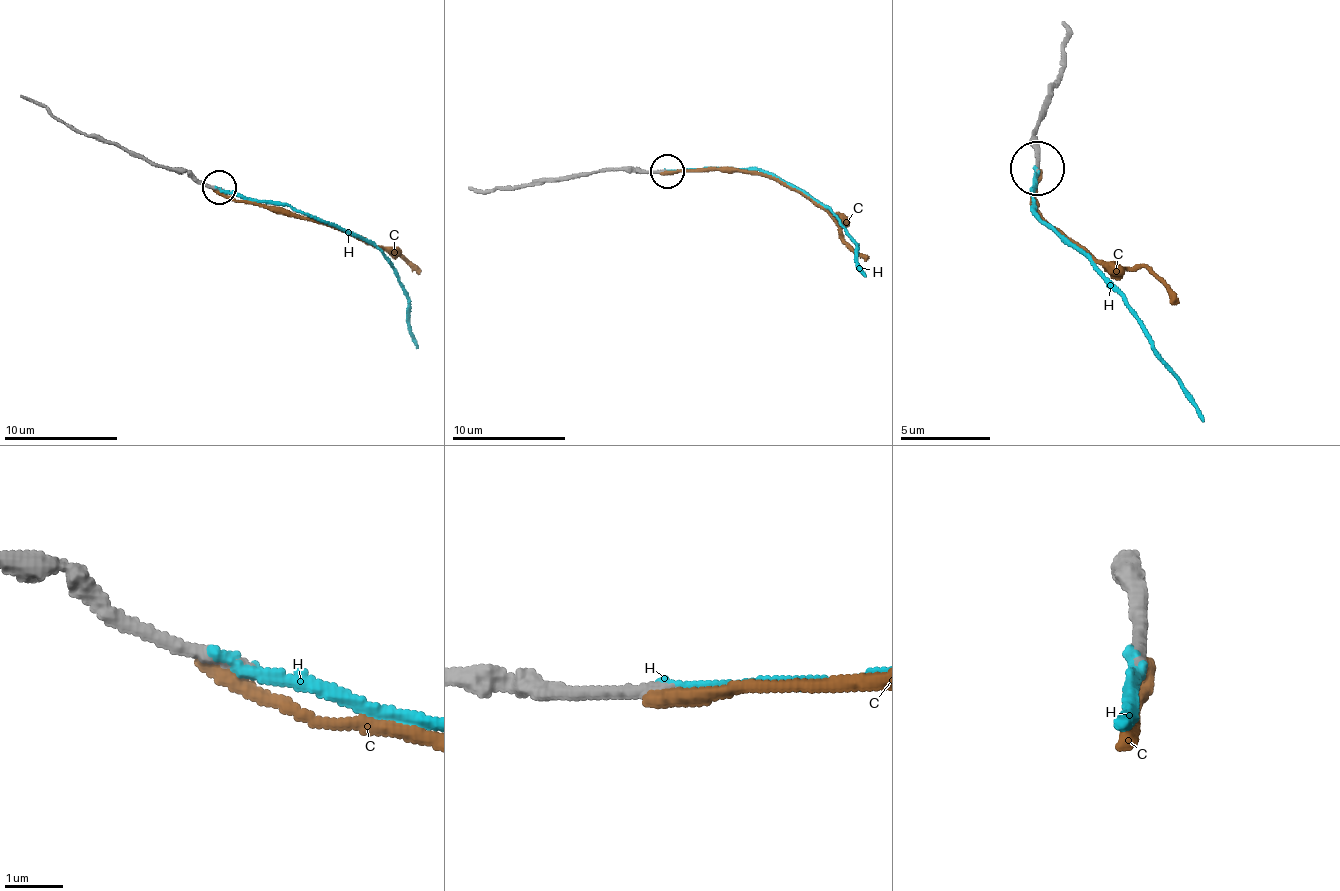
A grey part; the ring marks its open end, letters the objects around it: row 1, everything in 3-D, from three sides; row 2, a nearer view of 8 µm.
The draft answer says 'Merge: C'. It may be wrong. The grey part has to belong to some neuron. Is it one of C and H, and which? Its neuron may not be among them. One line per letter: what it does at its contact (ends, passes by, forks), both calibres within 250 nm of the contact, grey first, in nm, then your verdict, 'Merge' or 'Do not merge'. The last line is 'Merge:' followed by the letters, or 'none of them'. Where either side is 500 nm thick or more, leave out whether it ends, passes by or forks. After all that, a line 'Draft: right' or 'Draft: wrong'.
C: It ends there. Thickness 260 nm (grey) against 320 nm. Do not merge
H: It ends there. Thickness 240 nm (grey) against 200 nm. Merge
Merge: H
Draft: wrong

